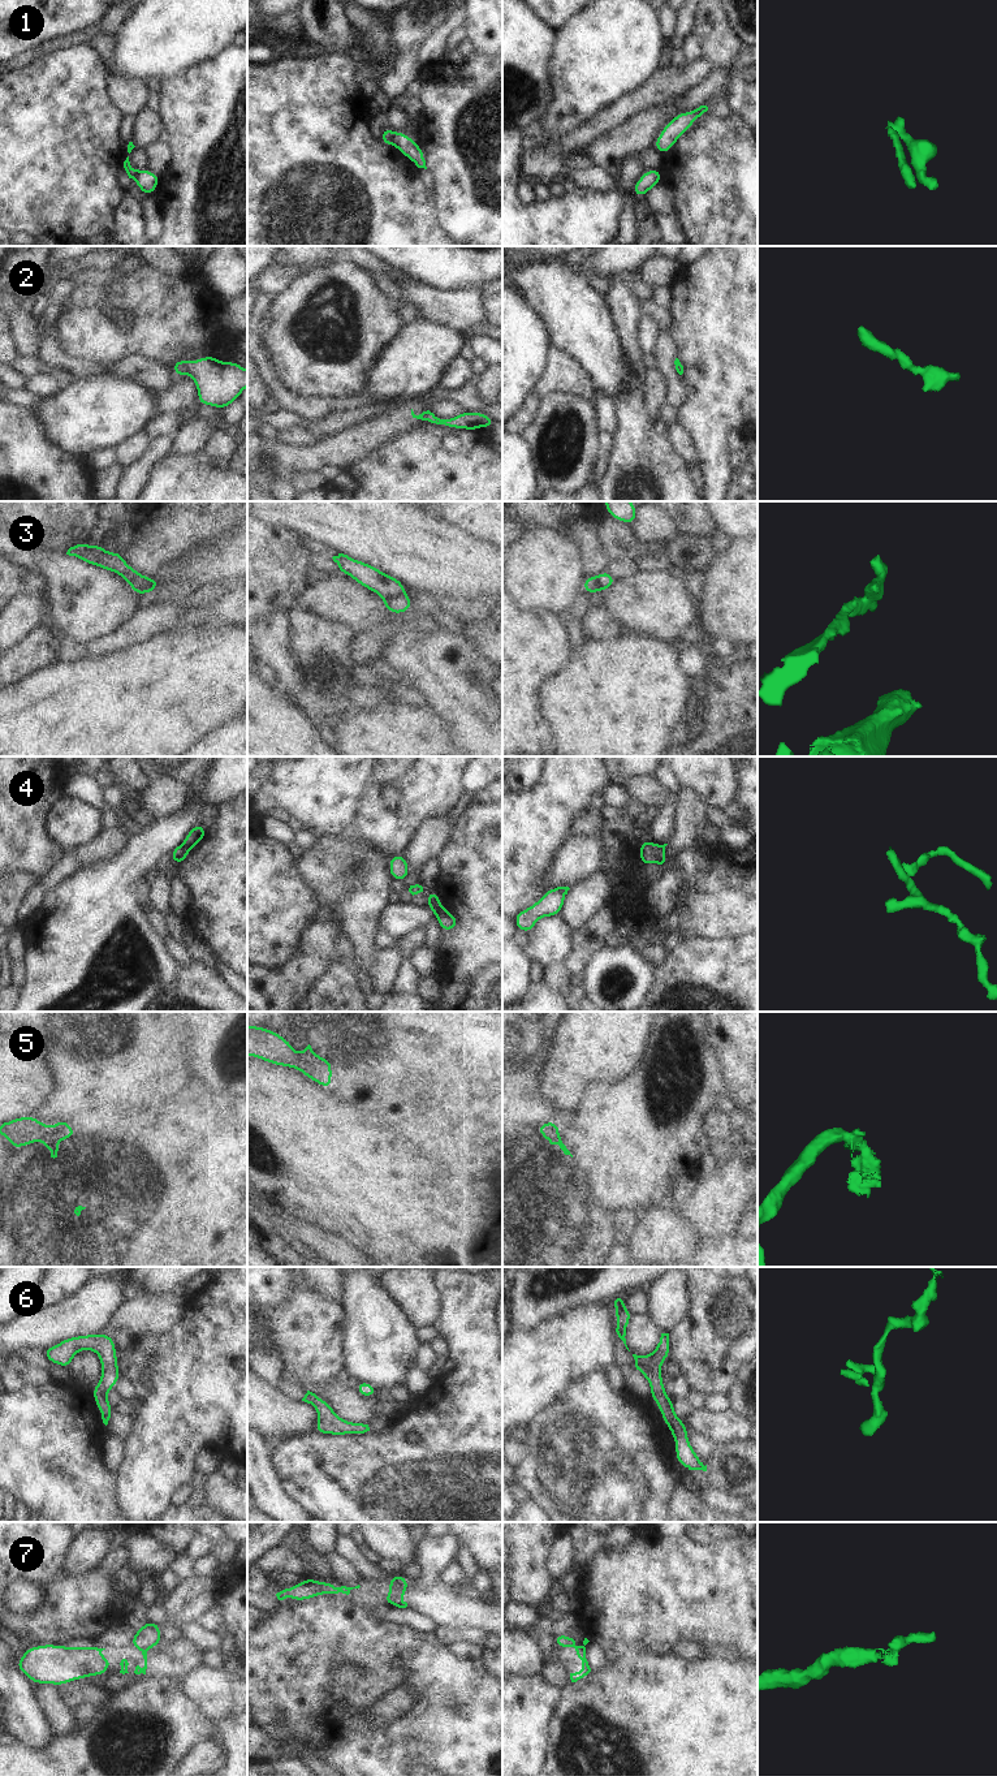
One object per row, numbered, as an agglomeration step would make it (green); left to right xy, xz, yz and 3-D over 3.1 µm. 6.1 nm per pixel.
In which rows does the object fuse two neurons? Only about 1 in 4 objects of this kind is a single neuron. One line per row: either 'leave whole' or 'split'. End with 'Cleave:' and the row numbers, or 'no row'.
1: split
2: leave whole
3: split
4: split
5: split
6: leave whole
7: split
Cleave: 1, 3, 4, 5, 7

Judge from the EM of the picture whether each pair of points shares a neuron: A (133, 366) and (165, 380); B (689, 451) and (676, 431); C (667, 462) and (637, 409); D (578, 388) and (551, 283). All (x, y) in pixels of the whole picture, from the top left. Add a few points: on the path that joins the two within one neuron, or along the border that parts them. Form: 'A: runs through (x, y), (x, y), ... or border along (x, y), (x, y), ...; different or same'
A: runs through (141, 369), (158, 378); same
B: runs through (683, 445), (677, 436); same
C: runs through (654, 449), (637, 432), (637, 422); same
D: border along (552, 344), (565, 350), (588, 378); different

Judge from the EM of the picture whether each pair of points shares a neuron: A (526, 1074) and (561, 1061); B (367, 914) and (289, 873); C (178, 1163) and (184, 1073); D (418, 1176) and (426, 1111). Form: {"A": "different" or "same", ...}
{"A": "different", "B": "different", "C": "different", "D": "different"}

